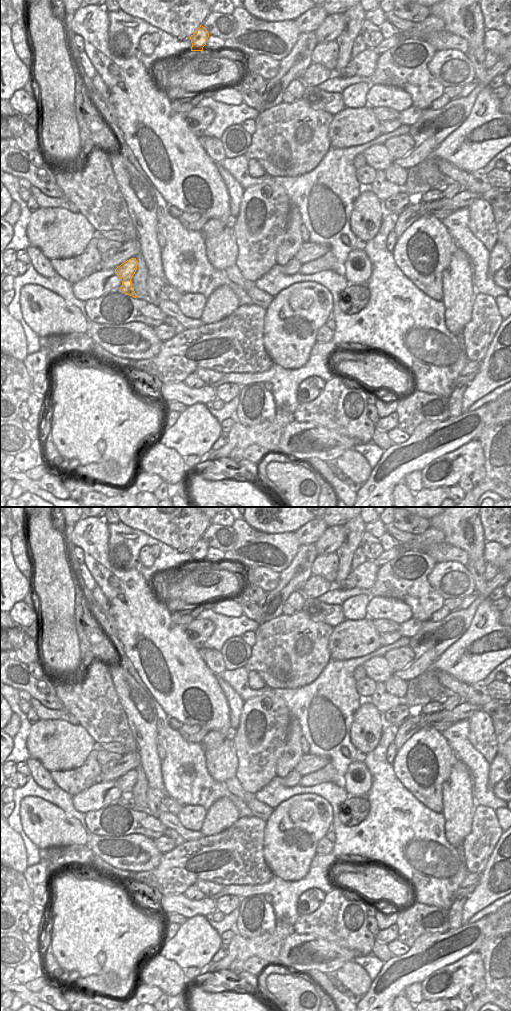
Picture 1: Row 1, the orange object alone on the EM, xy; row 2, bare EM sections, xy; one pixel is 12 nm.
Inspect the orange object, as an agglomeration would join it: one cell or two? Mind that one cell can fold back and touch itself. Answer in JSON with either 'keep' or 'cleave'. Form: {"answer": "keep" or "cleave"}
{"answer": "cleave"}

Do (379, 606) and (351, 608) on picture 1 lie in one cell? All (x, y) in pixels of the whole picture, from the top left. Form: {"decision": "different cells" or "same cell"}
{"decision": "different cells"}

